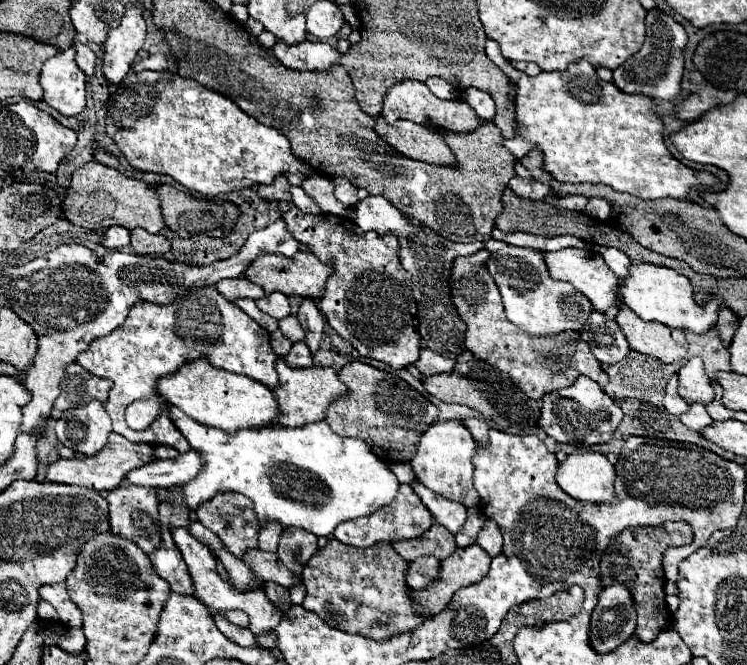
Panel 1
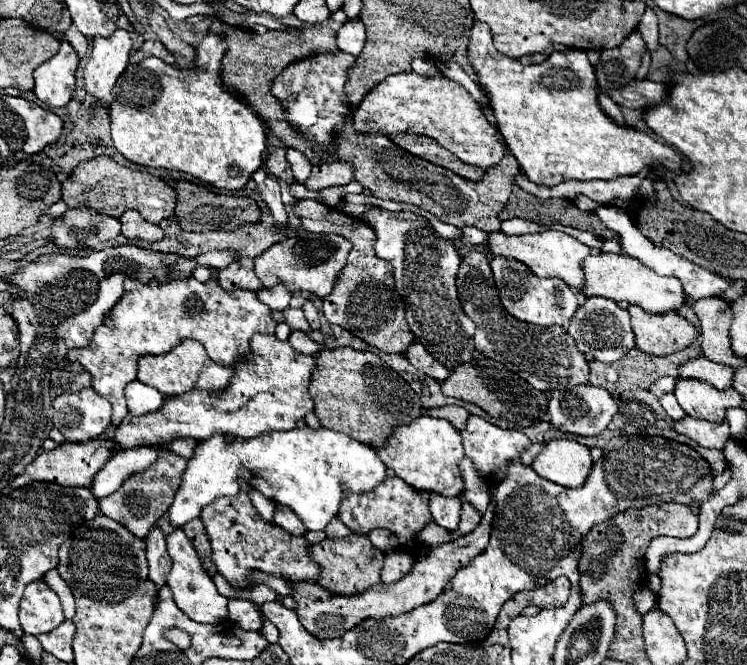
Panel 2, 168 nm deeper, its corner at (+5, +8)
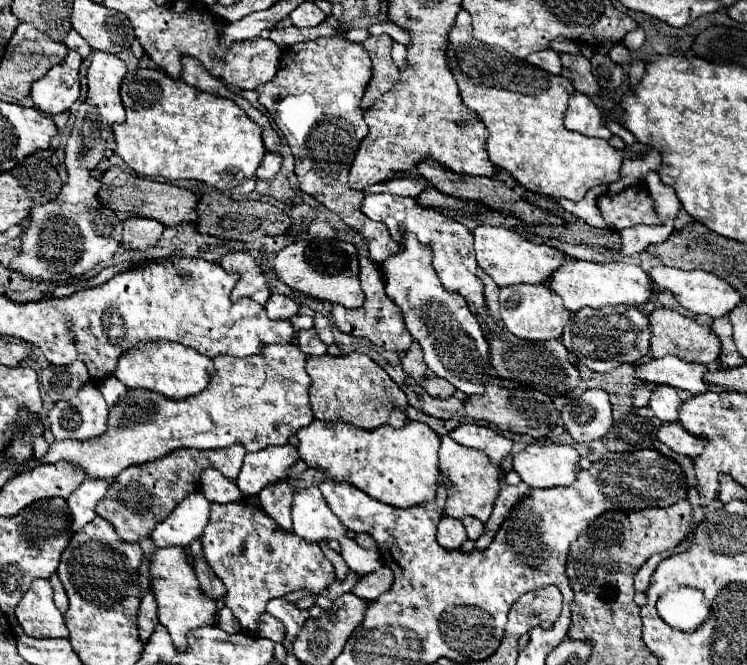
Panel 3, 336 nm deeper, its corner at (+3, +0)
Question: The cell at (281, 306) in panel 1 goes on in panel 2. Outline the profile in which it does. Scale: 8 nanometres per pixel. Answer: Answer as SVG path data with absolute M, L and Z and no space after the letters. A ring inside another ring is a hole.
M276 285L276 287L270 287L270 289L260 289L256 295L258 295L258 301L268 305L272 311L286 309L288 303L290 303L290 297L292 297L288 293L288 289L284 289L282 285Z

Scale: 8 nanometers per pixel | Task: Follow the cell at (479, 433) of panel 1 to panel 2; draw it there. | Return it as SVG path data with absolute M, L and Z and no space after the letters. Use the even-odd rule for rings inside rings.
M444 405L444 407L436 407L436 409L428 409L424 413L432 415L432 417L442 417L442 419L450 421L460 431L464 429L464 425L466 425L466 421L470 417L470 413L460 405Z

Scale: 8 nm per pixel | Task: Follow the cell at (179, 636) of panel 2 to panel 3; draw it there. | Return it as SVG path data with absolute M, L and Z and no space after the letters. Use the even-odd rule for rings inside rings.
M166 547L166 549L156 549L150 557L150 587L154 591L154 599L158 605L158 621L168 629L172 635L172 641L178 649L184 649L187 645L186 633L196 627L206 627L212 625L214 613L216 613L216 603L210 601L194 575L192 565L186 559L184 549L180 547Z

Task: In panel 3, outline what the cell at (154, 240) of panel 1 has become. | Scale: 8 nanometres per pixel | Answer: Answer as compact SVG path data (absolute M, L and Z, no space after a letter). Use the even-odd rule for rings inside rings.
M130 217L124 221L122 245L126 249L148 249L156 245L156 241L162 237L162 231L164 231L164 225L154 219Z

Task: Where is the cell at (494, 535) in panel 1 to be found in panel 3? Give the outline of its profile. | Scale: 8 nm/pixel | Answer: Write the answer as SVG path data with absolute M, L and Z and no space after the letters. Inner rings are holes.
M448 435L442 437L442 445L438 451L440 457L440 473L448 491L448 499L444 505L444 513L454 519L464 517L476 517L482 523L488 521L494 501L500 493L500 479L512 471L512 457L506 457L500 465L492 465L492 461L486 457L486 453L480 453L476 449L466 449L452 441Z

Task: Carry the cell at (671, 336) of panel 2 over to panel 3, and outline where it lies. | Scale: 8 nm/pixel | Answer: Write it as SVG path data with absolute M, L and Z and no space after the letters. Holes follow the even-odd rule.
M654 309L650 313L650 325L652 325L652 343L650 343L652 357L674 355L674 357L678 357L682 361L702 363L702 365L718 361L720 341L716 339L714 331L708 325L700 325L694 319L684 317L674 309Z

